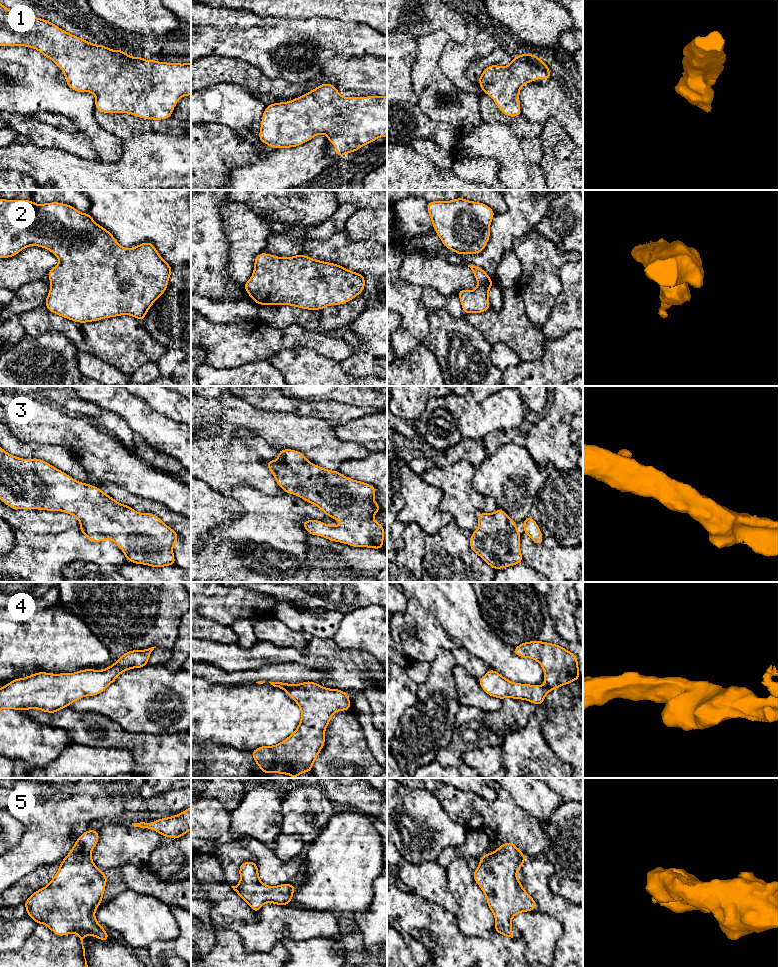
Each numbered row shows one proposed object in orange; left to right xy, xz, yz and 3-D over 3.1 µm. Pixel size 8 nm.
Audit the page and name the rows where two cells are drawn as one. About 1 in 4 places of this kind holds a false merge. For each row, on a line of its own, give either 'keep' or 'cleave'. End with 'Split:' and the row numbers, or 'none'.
1: keep
2: keep
3: keep
4: keep
5: keep
Split: none

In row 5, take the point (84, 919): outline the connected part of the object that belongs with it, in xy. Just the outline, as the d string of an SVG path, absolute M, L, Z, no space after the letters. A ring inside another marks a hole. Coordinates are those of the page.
M99 830L84 831L49 884L24 903L28 917L37 924L46 925L57 936L75 933L80 938L85 967L88 965L83 939L88 935L102 941L110 939L95 918L108 880L91 858L98 840Z

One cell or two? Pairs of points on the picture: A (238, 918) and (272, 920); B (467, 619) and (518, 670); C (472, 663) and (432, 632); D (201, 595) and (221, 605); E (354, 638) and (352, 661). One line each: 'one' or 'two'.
A: one
B: one
C: two
D: one
E: two

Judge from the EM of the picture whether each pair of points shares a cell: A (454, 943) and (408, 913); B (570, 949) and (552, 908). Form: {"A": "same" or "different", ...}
{"A": "same", "B": "same"}

